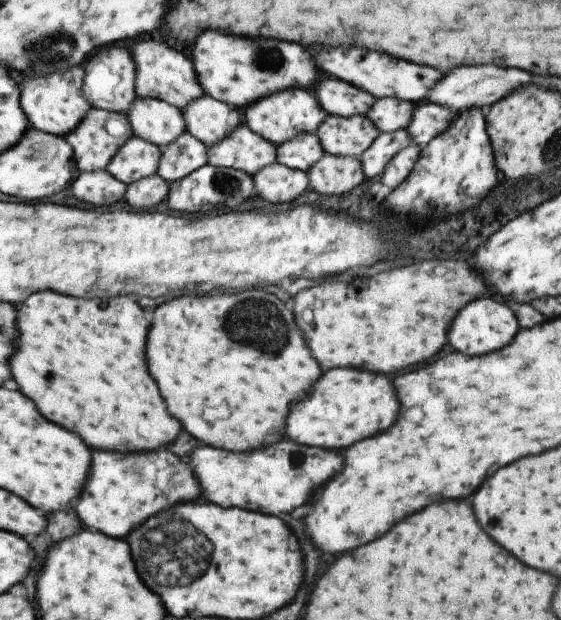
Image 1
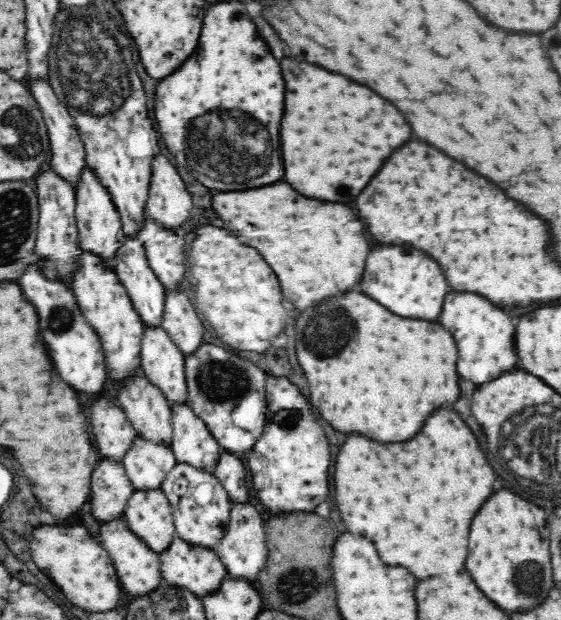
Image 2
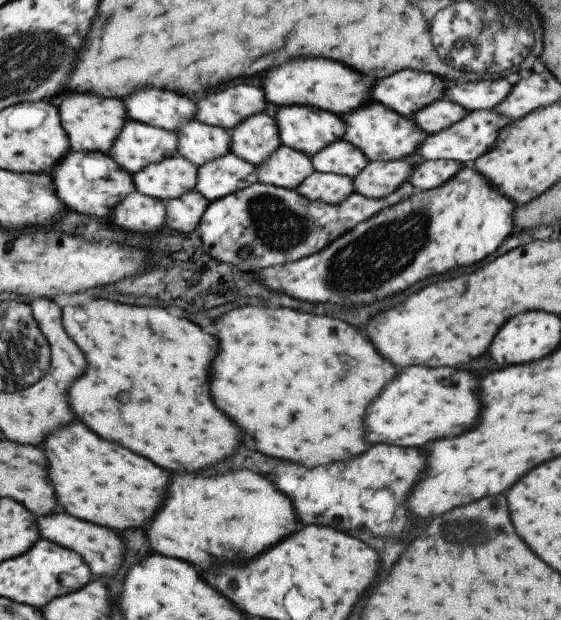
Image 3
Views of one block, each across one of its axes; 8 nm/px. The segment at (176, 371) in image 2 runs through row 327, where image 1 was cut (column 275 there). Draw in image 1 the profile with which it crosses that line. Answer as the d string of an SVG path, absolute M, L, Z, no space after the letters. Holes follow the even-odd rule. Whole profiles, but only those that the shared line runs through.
M244 124L239 125L221 142L207 147L207 165L237 169L253 176L263 166L276 162L275 147Z

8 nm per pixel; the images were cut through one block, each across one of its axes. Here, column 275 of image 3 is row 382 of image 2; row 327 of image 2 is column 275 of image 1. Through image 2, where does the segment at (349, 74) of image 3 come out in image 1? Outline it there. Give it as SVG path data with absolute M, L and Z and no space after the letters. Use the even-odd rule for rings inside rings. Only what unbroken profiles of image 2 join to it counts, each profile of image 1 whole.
M205 30L191 44L191 62L204 94L235 109L288 88L311 90L317 82L315 60L311 60L311 54L293 42L285 44L279 40L243 38Z

